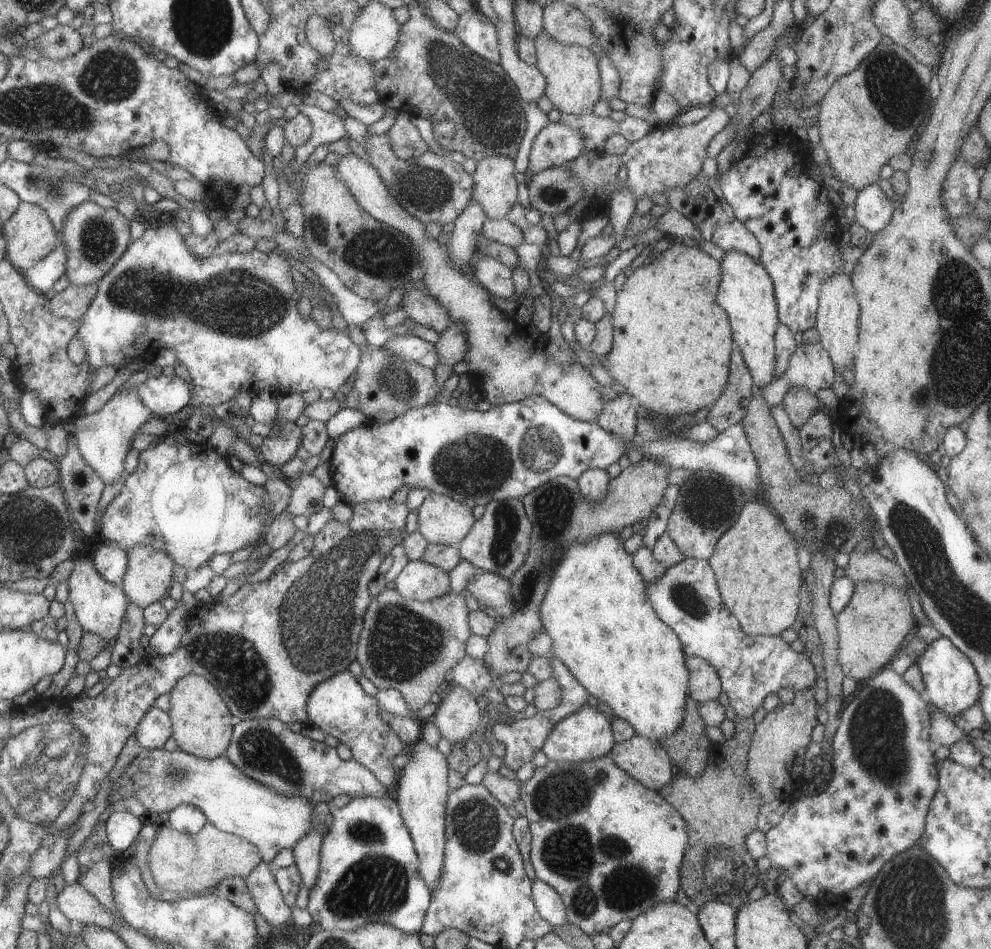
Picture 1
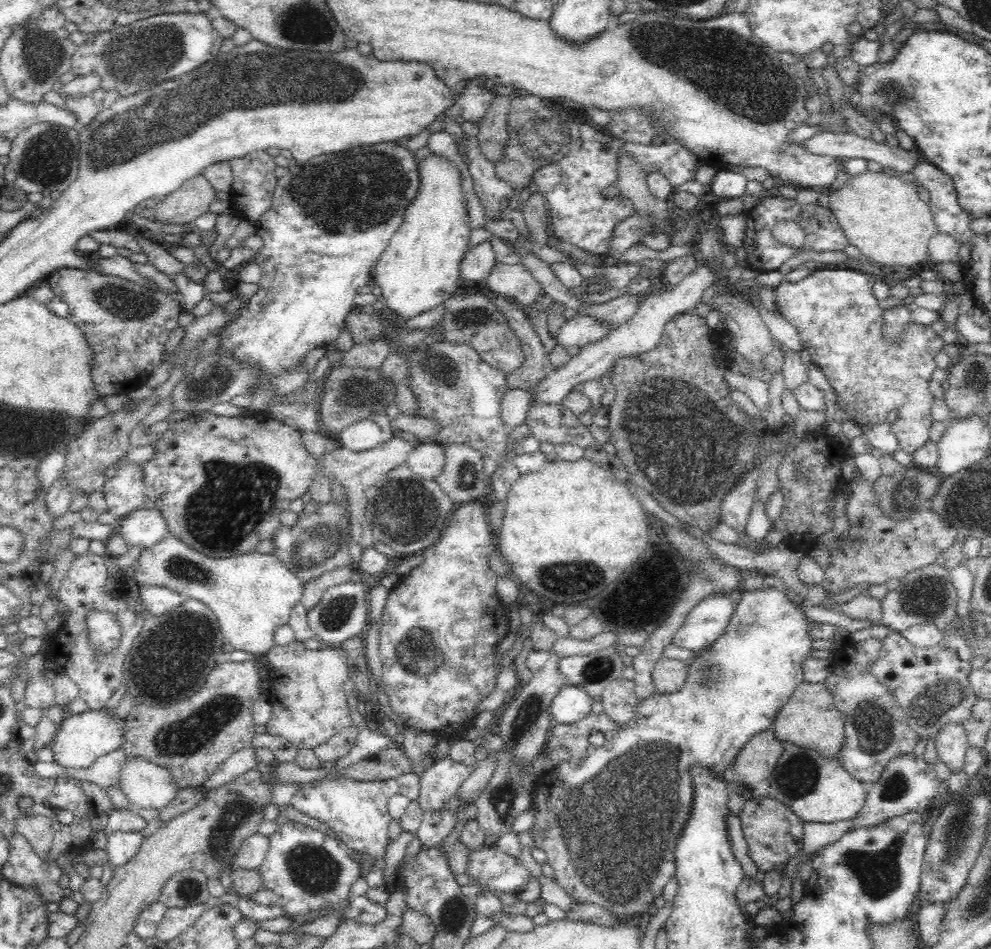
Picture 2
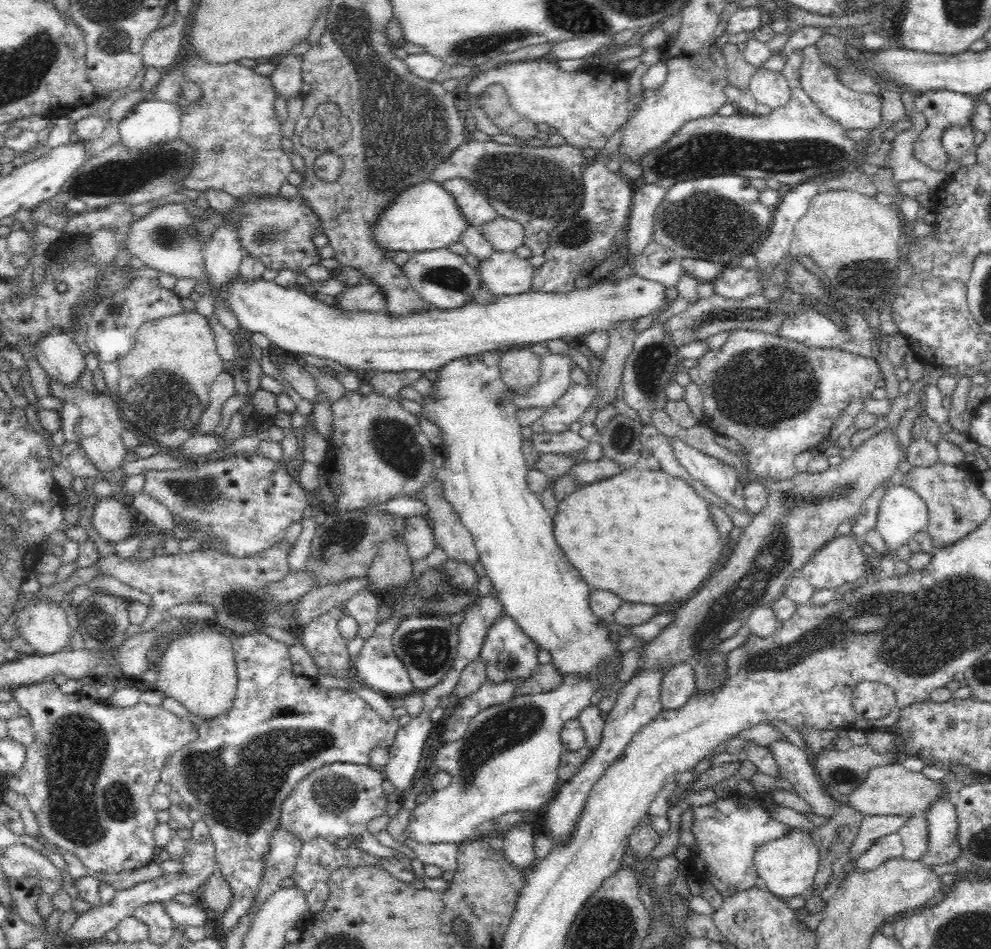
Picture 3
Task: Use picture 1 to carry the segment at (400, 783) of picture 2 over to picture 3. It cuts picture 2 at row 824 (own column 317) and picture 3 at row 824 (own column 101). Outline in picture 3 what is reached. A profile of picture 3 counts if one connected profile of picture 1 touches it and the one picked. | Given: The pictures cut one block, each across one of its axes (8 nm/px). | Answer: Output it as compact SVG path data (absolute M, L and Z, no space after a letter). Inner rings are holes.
M332 762L306 775L282 801L277 830L285 830L302 843L321 838L335 844L352 834L368 834L366 824L384 815L386 799L380 785L384 776L372 765Z

